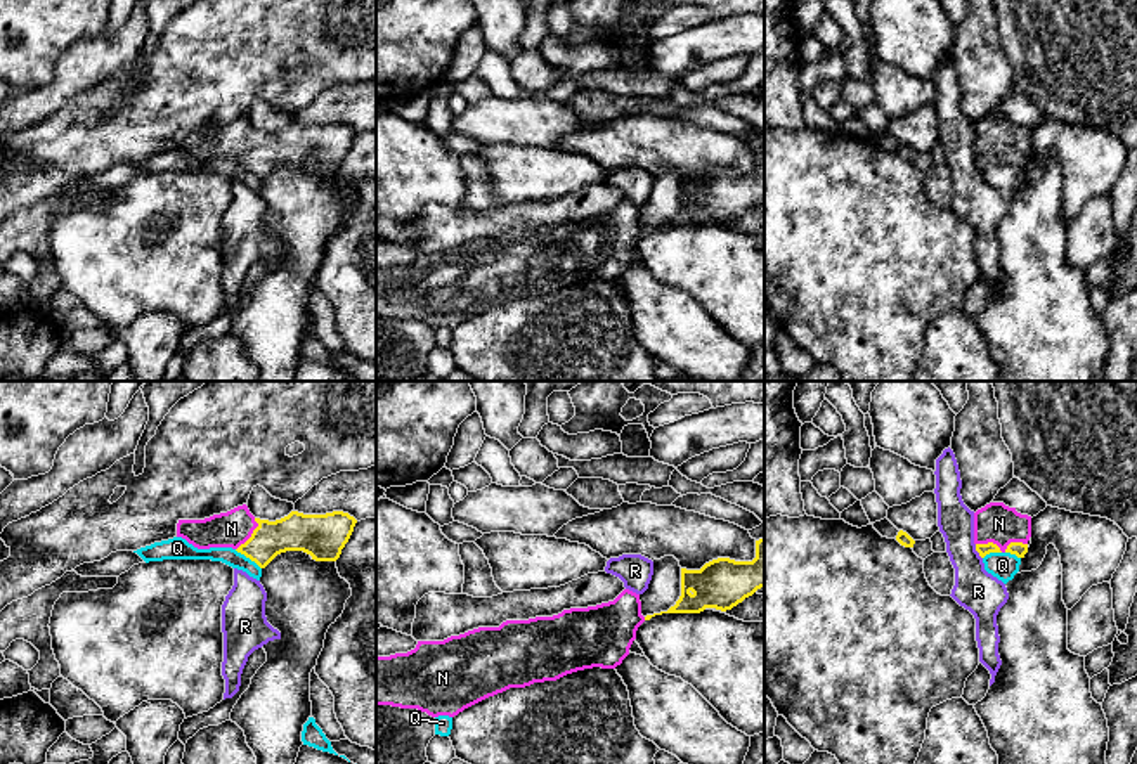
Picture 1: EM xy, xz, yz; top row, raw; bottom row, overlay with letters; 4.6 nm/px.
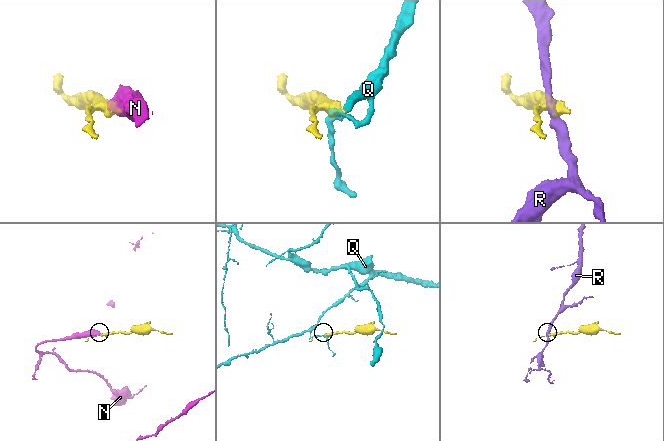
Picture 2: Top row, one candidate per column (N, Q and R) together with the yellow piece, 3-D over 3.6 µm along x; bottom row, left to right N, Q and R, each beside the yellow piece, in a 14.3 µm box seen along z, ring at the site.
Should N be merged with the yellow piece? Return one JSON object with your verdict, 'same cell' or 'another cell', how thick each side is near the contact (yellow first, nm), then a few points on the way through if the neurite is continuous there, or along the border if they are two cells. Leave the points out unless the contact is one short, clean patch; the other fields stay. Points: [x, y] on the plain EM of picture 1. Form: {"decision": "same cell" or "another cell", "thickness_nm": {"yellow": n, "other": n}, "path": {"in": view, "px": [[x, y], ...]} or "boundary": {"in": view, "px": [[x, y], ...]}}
{"decision": "same cell", "thickness_nm": {"yellow": 60, "other": 190}, "path": {"in": "yz", "px": [[983, 161], [1000, 163], [999, 135]]}}

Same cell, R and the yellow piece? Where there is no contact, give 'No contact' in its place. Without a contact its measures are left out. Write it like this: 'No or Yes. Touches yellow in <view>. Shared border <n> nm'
No. Touches yellow in yz. Shared border 80 nm

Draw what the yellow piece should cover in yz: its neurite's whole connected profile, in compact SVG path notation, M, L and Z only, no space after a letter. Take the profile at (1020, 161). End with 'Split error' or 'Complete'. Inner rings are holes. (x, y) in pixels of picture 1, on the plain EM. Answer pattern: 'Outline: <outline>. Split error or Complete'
Outline: M990 114L974 125L974 156L981 170L1010 165L1024 170L1031 149L1031 128L1004 114Z. Split error

